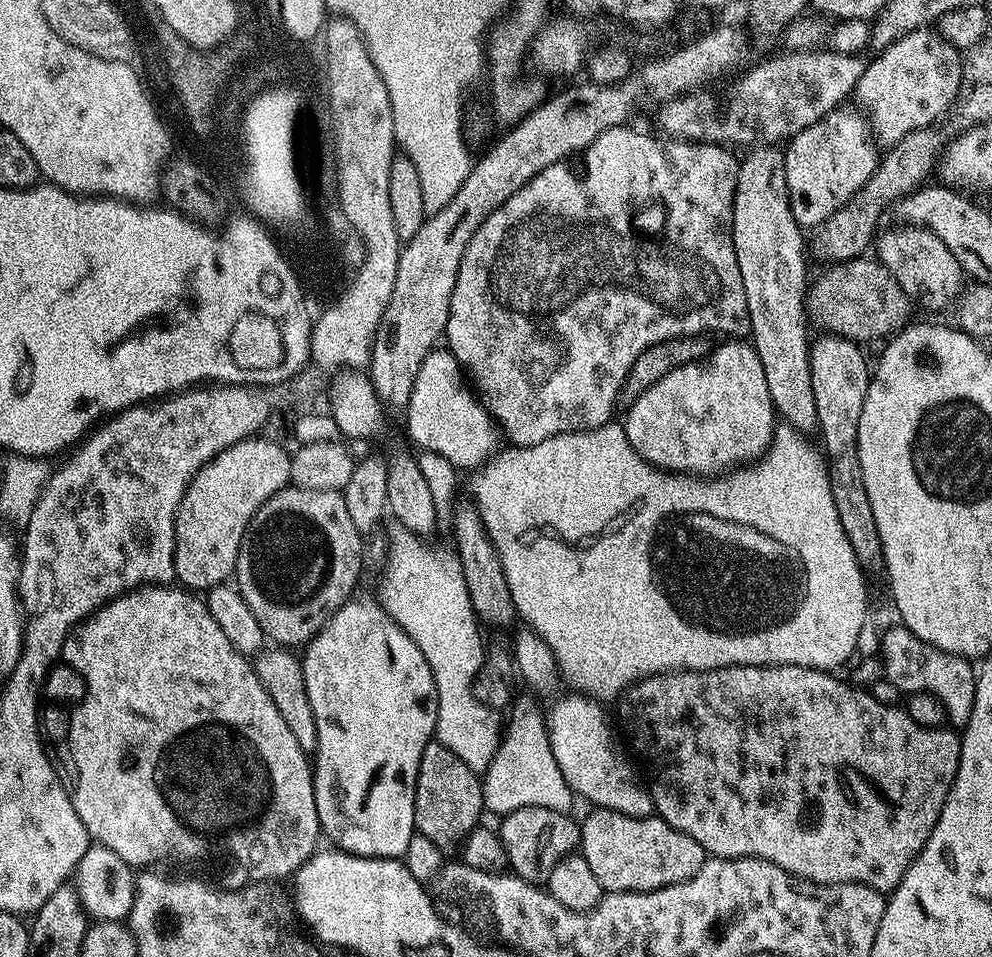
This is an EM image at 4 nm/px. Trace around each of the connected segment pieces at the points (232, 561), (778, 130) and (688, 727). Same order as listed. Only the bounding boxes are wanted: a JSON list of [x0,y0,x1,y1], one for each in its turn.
[[176,438,292,594],[659,50,866,150],[619,664,961,894]]

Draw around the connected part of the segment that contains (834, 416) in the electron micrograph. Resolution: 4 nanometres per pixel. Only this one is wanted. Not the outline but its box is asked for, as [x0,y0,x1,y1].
[809,334,884,569]

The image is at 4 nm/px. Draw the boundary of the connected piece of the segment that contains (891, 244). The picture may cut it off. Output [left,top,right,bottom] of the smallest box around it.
[874,227,966,312]

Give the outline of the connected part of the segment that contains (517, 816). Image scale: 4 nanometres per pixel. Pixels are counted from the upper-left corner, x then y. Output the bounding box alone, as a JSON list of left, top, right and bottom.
[498,806,580,884]

